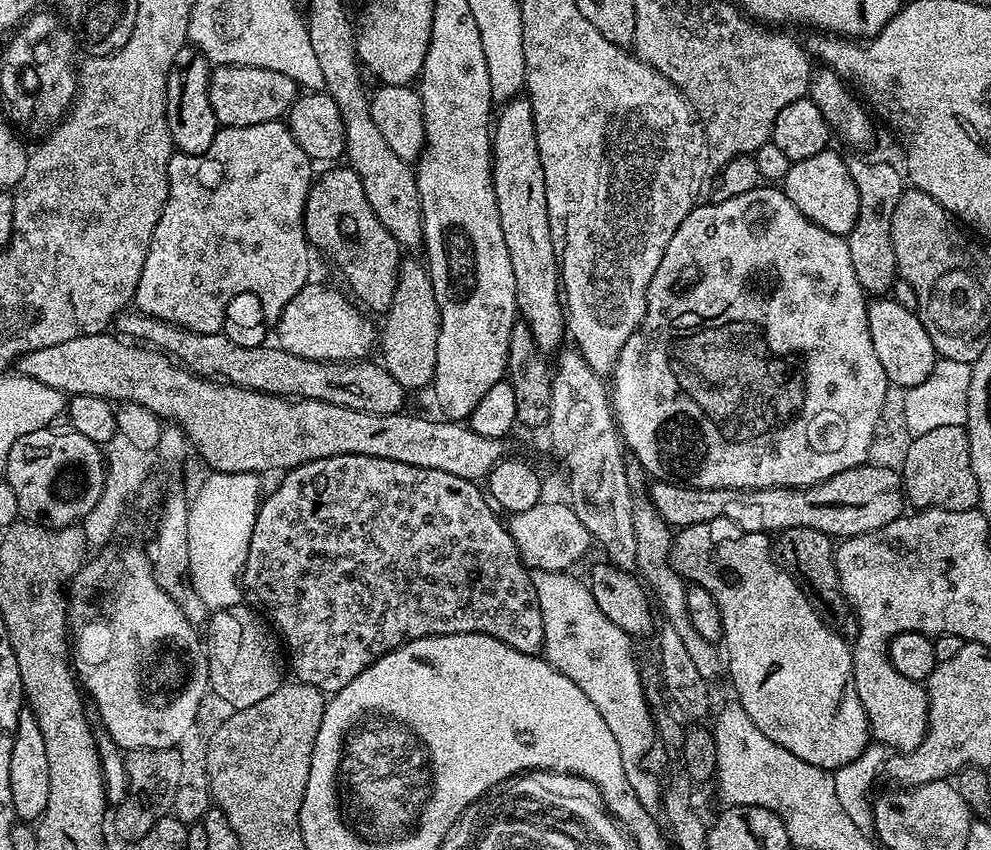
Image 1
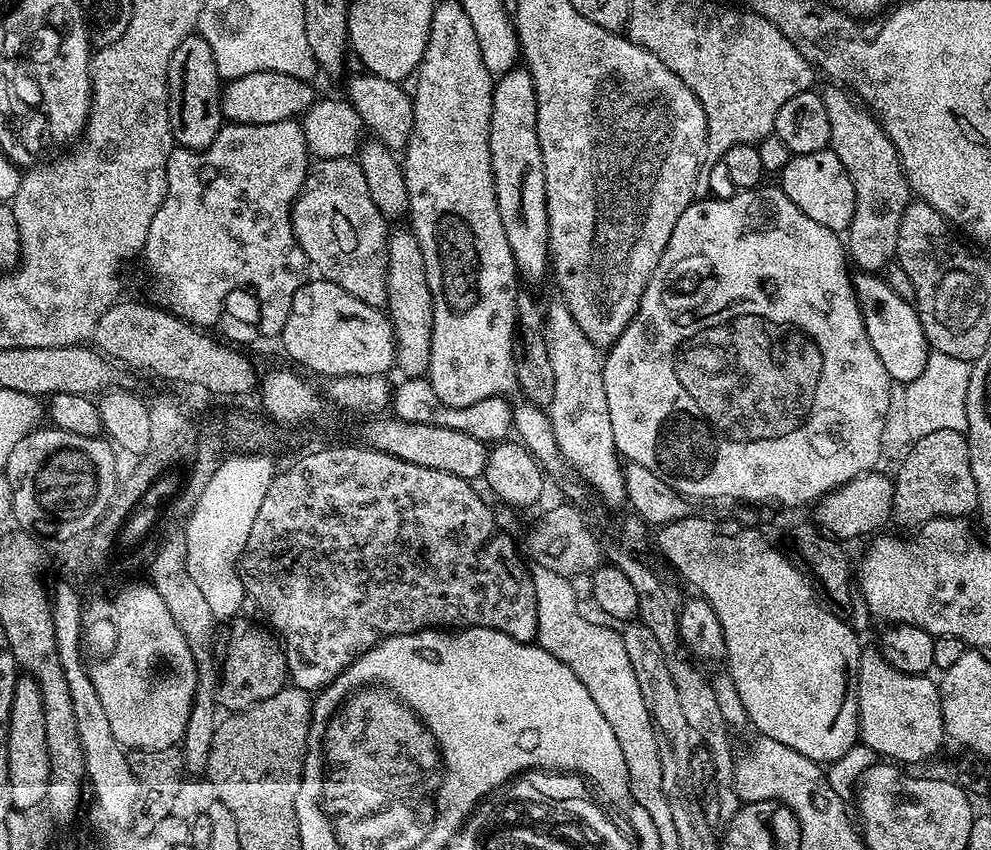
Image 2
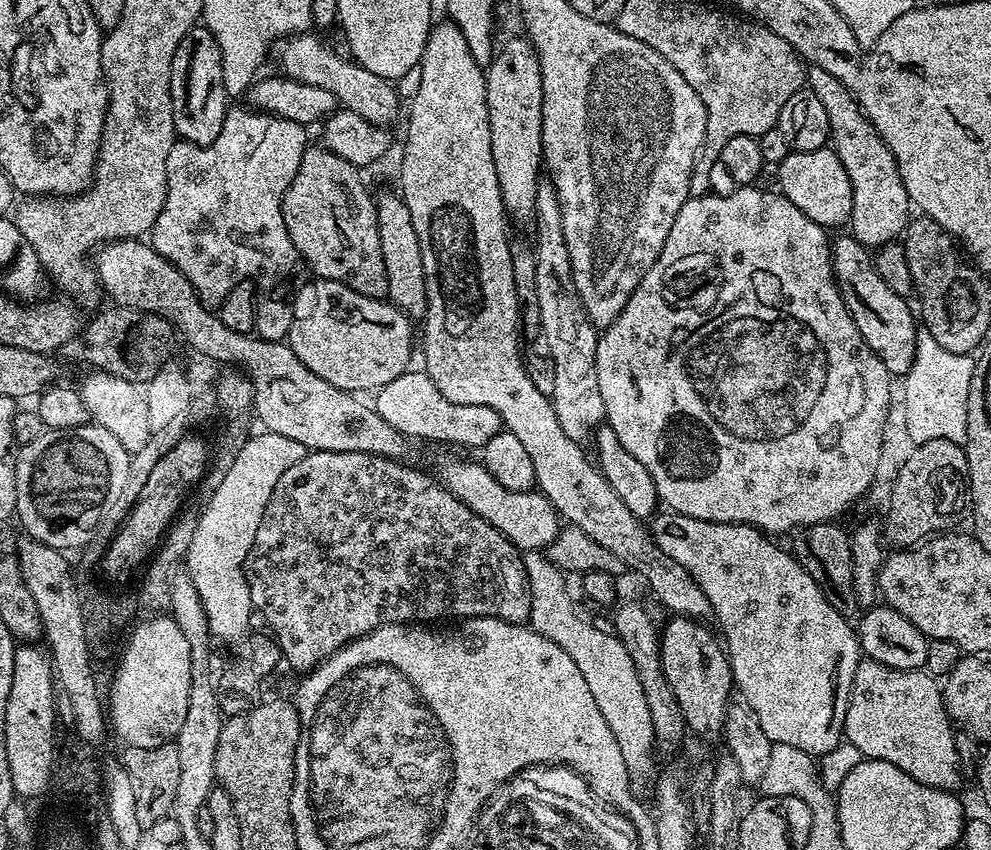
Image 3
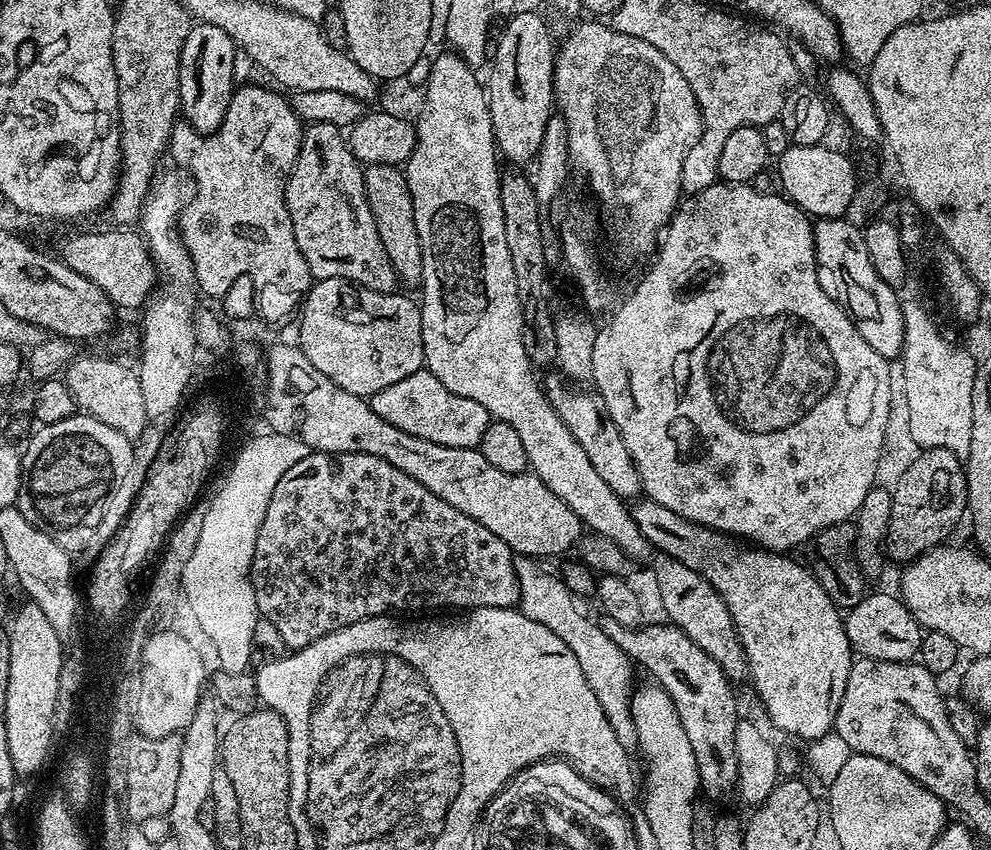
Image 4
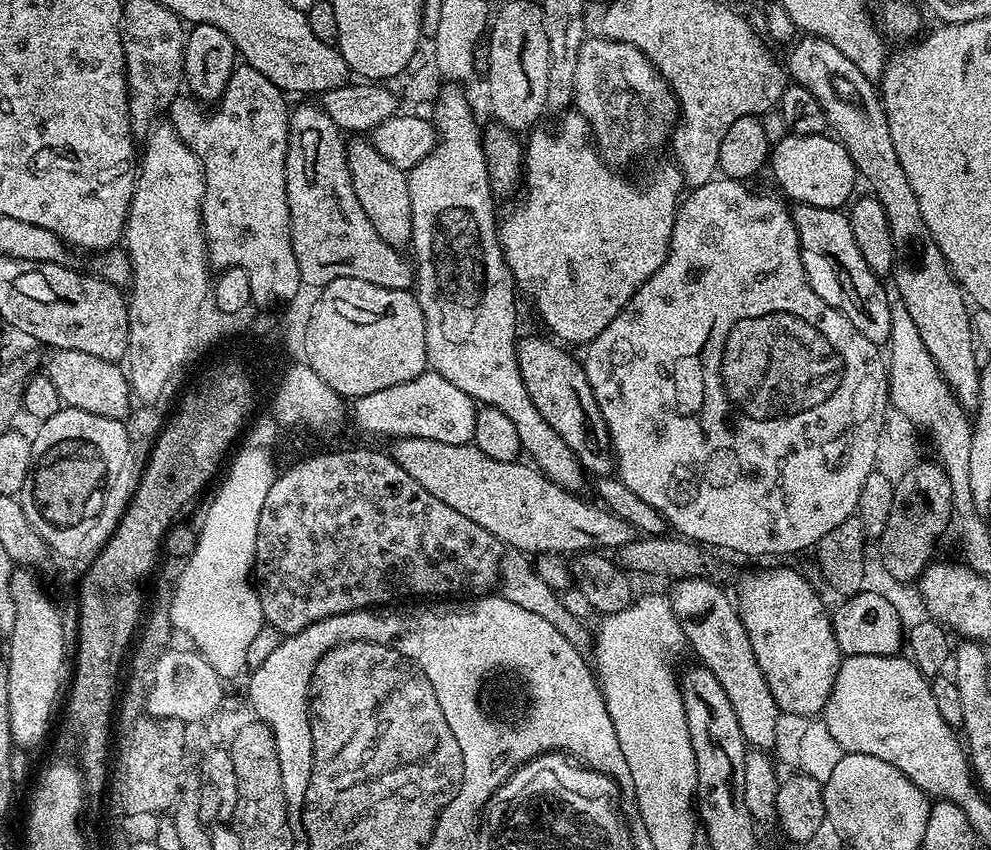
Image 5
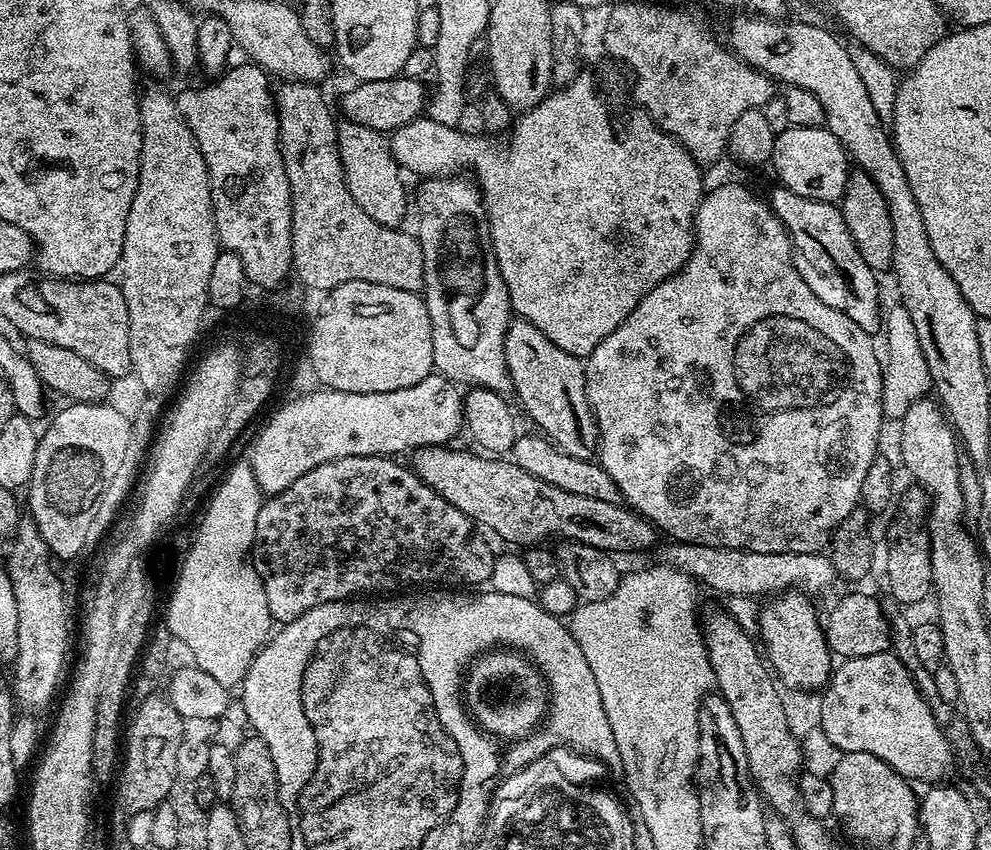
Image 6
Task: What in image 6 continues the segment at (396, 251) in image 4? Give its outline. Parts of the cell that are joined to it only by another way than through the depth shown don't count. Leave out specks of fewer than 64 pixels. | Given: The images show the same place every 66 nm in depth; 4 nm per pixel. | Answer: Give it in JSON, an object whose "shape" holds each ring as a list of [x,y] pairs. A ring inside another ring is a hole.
{"shape":[[[344,120],[337,127],[336,133],[346,186],[350,186],[354,202],[358,202],[358,206],[362,206],[362,210],[366,210],[366,214],[370,214],[374,222],[384,224],[387,228],[403,225],[404,215],[410,212],[410,192],[408,196],[404,189],[405,177],[392,156],[389,137],[378,130],[370,130],[370,126],[362,126],[349,120]]]}

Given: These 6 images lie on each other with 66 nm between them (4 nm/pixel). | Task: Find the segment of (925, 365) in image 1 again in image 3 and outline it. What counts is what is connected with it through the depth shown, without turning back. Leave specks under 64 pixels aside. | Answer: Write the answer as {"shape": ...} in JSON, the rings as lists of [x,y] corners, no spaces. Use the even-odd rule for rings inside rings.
{"shape":[[[844,234],[831,241],[832,272],[836,276],[836,285],[840,287],[842,298],[846,302],[848,312],[858,326],[858,334],[878,354],[882,366],[893,377],[903,377],[914,362],[916,333],[918,320],[908,309],[909,301],[905,297],[894,294],[882,278],[878,278],[878,270],[873,264],[874,256],[869,249],[864,248],[850,234]]]}

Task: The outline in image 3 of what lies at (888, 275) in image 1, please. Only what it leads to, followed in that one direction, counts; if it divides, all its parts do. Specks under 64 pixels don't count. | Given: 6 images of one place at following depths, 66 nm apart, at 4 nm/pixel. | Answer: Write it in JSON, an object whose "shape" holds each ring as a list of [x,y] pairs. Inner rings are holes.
{"shape":[[[807,65],[806,88],[818,97],[818,102],[822,102],[826,118],[830,118],[830,147],[838,154],[838,162],[846,166],[846,174],[850,174],[850,235],[869,250],[899,241],[910,223],[910,201],[902,182],[900,167],[896,165],[894,154],[890,154],[890,146],[886,146],[876,127],[864,115],[860,103],[850,94],[850,90],[846,90],[846,86],[842,86],[838,78],[834,78],[834,74],[822,70],[822,66]]]}

